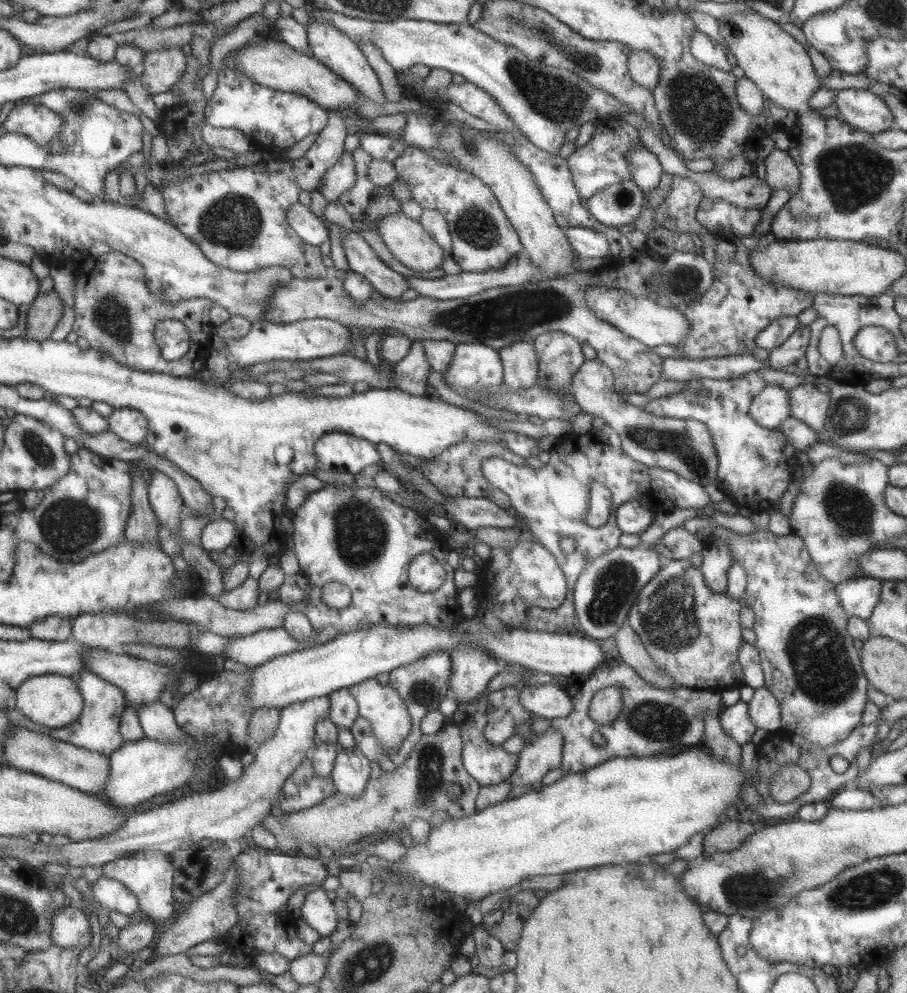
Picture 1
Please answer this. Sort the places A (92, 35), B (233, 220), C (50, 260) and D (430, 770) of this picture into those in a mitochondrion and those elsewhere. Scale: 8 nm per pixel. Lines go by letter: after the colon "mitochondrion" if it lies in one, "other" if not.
A: other
B: mitochondrion
C: other
D: mitochondrion

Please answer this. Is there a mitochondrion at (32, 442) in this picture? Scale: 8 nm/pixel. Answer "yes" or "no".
yes

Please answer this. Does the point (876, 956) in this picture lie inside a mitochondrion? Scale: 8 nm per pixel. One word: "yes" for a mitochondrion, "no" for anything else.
no

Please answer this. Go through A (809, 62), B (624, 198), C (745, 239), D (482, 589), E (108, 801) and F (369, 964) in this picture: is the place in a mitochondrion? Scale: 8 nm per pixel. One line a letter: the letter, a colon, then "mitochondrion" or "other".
A: other
B: other
C: other
D: other
E: other
F: mitochondrion

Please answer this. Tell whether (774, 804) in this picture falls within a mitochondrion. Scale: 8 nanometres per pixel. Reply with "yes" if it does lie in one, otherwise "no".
no

